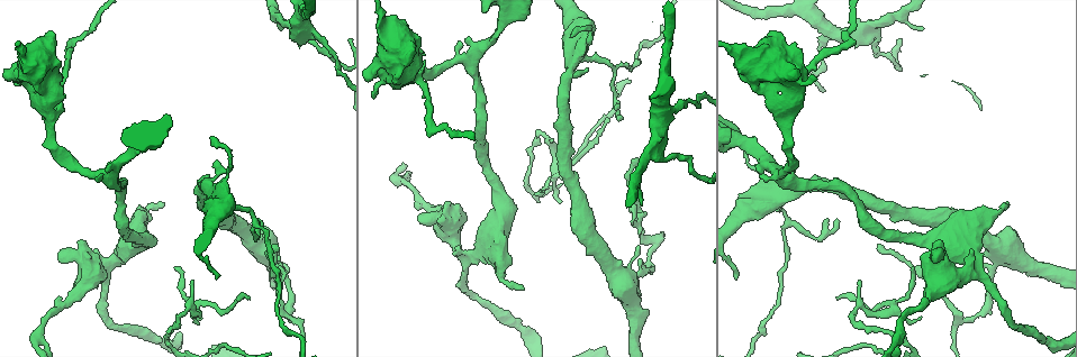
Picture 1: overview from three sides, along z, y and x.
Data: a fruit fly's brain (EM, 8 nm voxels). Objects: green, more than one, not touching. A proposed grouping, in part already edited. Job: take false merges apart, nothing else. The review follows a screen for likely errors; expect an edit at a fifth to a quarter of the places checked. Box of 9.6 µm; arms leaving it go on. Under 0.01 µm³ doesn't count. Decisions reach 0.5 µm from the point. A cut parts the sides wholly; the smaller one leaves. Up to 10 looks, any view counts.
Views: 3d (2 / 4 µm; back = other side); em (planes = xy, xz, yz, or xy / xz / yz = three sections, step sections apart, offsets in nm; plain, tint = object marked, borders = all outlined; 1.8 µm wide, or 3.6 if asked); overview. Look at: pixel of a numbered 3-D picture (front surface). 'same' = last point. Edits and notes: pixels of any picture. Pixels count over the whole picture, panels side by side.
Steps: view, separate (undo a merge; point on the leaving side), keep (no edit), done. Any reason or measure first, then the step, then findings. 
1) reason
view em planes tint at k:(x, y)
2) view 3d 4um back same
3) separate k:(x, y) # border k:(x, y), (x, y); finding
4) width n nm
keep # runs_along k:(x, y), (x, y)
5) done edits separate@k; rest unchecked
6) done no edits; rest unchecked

sudden change in width
view 3d 4um at 1:(63, 303)

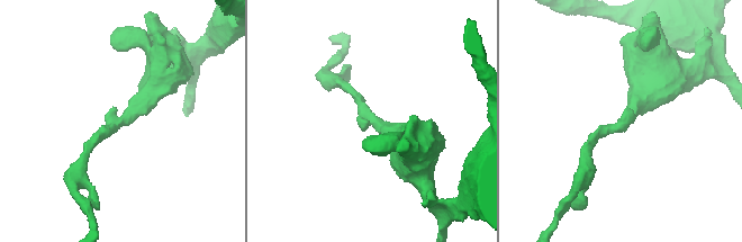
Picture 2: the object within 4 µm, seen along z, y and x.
view em planes tint at 2:(370, 120)

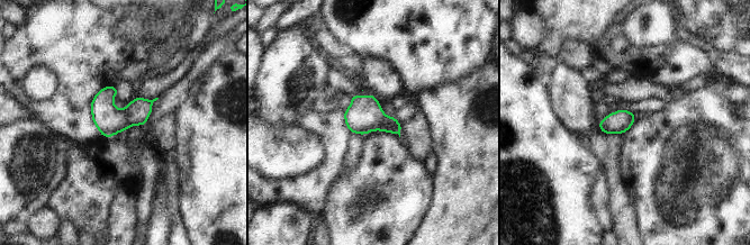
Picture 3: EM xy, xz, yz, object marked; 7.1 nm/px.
keep # one neuron here

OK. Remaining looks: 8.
sudden change in width
view 3d 2um at 1:(414, 80)

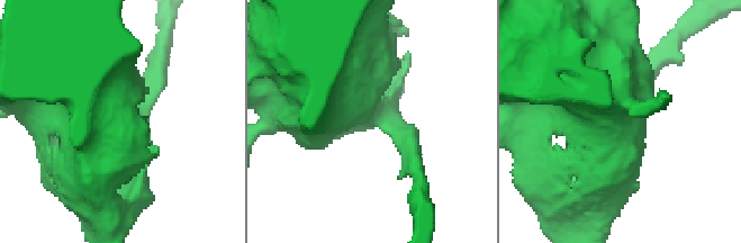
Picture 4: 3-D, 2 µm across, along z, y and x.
arms 4; shape alone is not enough
view em planes tint at 4:(372, 122)

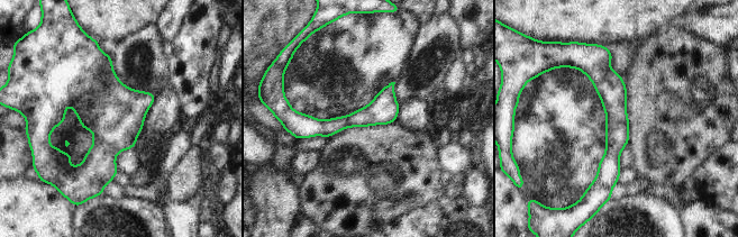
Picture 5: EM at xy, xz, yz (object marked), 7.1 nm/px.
keep # runs_along 5:(603, 53), (614, 102), (608, 184); all the same neuron

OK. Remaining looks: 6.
small branch off a trunk
view 3d 4um at 1:(298, 27)

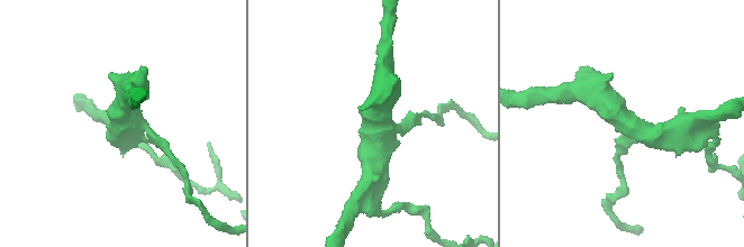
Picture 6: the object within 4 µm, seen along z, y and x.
arms 3; arm_widths 170, 360, 460 nm
view em 3.6um planes tint at 6:(622, 120)

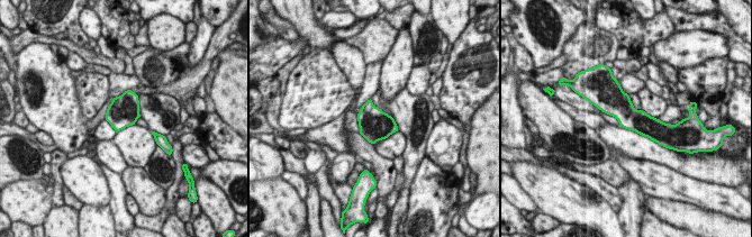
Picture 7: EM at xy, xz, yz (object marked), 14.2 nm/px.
keep # one neuron here

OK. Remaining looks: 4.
abrupt turn
view em planes plain at 1:(882, 311)

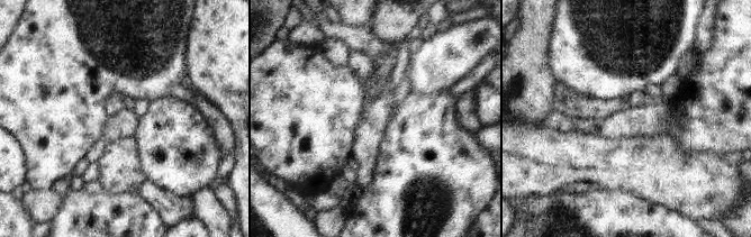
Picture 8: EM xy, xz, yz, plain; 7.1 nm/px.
view em planes tint same

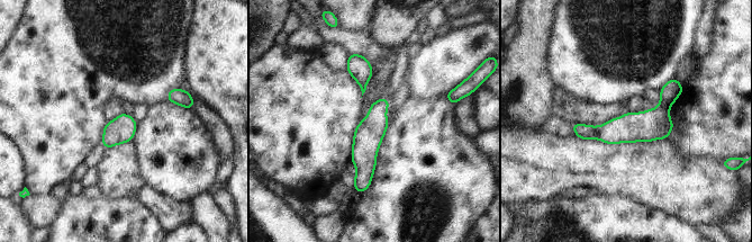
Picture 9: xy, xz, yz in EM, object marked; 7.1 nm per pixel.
separate 9:(672, 89) # two neurons meet here

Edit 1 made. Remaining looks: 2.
done edits separate@9; rest unchecked

